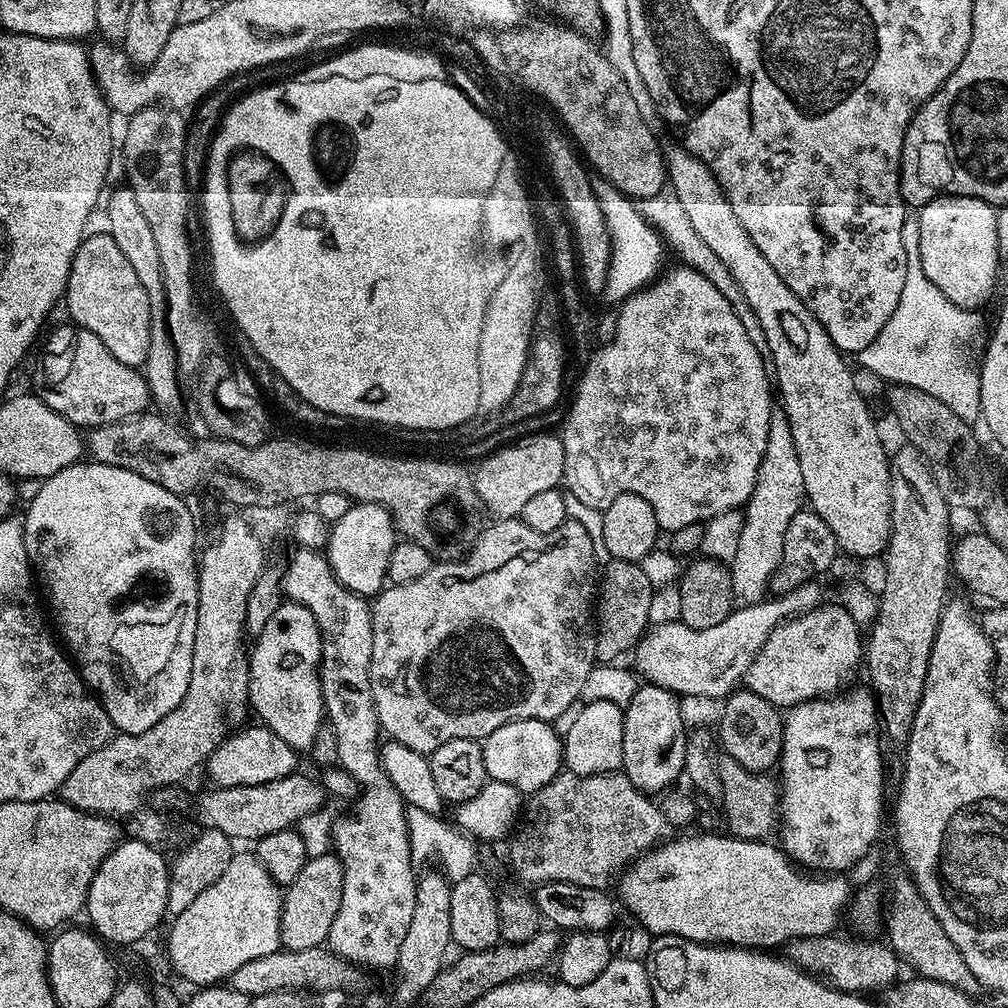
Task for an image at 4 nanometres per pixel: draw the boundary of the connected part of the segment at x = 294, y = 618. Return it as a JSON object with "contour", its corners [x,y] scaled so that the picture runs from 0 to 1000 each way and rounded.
{"contour":[[[280,597],[268,617],[264,617],[264,625],[253,632],[248,643],[246,656],[246,696],[249,705],[258,709],[257,717],[268,723],[280,736],[292,743],[309,743],[312,728],[315,728],[319,715],[322,713],[321,693],[317,688],[317,626],[312,617],[312,609],[304,605],[304,601]]]}

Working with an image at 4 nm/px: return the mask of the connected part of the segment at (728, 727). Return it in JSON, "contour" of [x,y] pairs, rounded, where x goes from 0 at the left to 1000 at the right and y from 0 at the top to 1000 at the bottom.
{"contour":[[[740,681],[727,686],[716,699],[712,715],[712,738],[717,749],[730,754],[744,766],[765,767],[771,761],[778,735],[778,710],[775,703],[760,696],[760,692],[752,692],[752,688]]]}

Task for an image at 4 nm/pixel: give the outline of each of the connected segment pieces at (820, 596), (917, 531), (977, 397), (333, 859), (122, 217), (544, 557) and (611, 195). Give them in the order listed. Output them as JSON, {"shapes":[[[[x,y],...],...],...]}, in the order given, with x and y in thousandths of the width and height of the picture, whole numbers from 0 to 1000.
{"shapes":[[[[801,578],[776,591],[767,590],[750,599],[727,602],[725,609],[716,613],[712,621],[704,621],[704,625],[688,625],[674,617],[652,619],[639,627],[630,640],[631,663],[639,670],[640,676],[676,691],[700,689],[710,694],[721,691],[737,676],[752,645],[777,615],[813,603],[818,598],[819,591],[812,579]]],[[[896,442],[883,452],[883,463],[885,466],[885,529],[881,535],[881,543],[877,556],[877,588],[874,586],[871,591],[871,602],[869,604],[869,613],[863,620],[863,626],[859,631],[859,663],[861,659],[861,671],[865,674],[863,678],[864,686],[869,691],[869,701],[875,719],[875,726],[878,731],[881,730],[885,734],[893,734],[893,736],[900,735],[905,717],[907,716],[907,708],[911,704],[911,696],[915,692],[915,685],[919,677],[919,665],[923,657],[923,649],[927,641],[927,633],[931,625],[931,617],[933,616],[933,607],[937,604],[938,596],[941,594],[940,588],[940,571],[942,573],[942,564],[944,562],[944,544],[942,543],[942,536],[940,540],[940,511],[942,505],[938,494],[935,494],[935,486],[931,486],[931,478],[927,478],[927,470],[923,466],[923,462],[915,454],[915,450],[909,444],[904,442]]],[[[904,207],[897,213],[898,283],[890,307],[863,343],[849,351],[849,357],[861,368],[881,377],[880,380],[919,387],[933,399],[938,399],[950,415],[964,421],[973,414],[973,381],[971,368],[962,361],[960,343],[974,325],[974,312],[947,304],[919,274],[915,267],[913,219],[912,207]]],[[[332,847],[311,849],[300,859],[296,871],[280,885],[278,936],[285,942],[308,942],[318,939],[327,927],[331,907],[339,899],[339,855]]],[[[120,185],[106,191],[105,202],[107,198],[107,223],[105,229],[108,234],[113,236],[113,241],[117,244],[117,248],[121,248],[121,253],[124,254],[125,260],[129,260],[130,266],[133,268],[133,273],[137,275],[137,280],[141,280],[141,288],[145,288],[145,296],[149,300],[149,347],[145,349],[145,359],[141,363],[143,370],[143,378],[147,384],[147,392],[150,400],[156,406],[167,407],[163,405],[175,405],[179,401],[179,380],[181,374],[175,367],[175,348],[171,342],[171,336],[167,330],[167,319],[165,311],[165,292],[163,291],[163,277],[161,276],[161,259],[157,257],[157,243],[153,241],[153,231],[149,228],[149,224],[145,220],[145,215],[141,213],[141,208],[137,205],[137,199],[133,196],[133,188],[126,185]]],[[[515,514],[493,515],[488,519],[492,520],[485,524],[483,521],[472,533],[472,539],[463,552],[430,559],[429,563],[419,569],[419,573],[382,582],[368,596],[371,649],[367,649],[367,685],[371,688],[375,716],[384,733],[399,736],[399,740],[407,740],[407,744],[412,746],[428,748],[435,744],[435,740],[438,740],[438,736],[446,736],[450,732],[479,735],[481,730],[490,728],[494,720],[502,720],[511,714],[552,716],[567,697],[576,693],[577,679],[588,670],[587,662],[592,662],[589,592],[593,587],[593,557],[589,542],[585,539],[585,530],[581,530],[573,517],[566,515],[561,516],[554,526],[546,526],[546,530],[534,530],[534,526],[526,526],[526,522],[522,522]]],[[[584,172],[583,180],[589,196],[593,197],[601,218],[602,230],[606,234],[606,258],[597,296],[603,300],[602,303],[611,304],[640,283],[646,282],[658,269],[661,245],[651,227],[635,211],[630,199],[605,182],[598,172]]]]}

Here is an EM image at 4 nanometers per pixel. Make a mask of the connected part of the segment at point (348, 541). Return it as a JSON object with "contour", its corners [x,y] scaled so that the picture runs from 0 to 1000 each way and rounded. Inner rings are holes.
{"contour":[[[350,499],[346,506],[328,521],[323,551],[334,573],[348,587],[369,593],[382,582],[385,575],[385,558],[395,538],[393,517],[377,500]]]}

